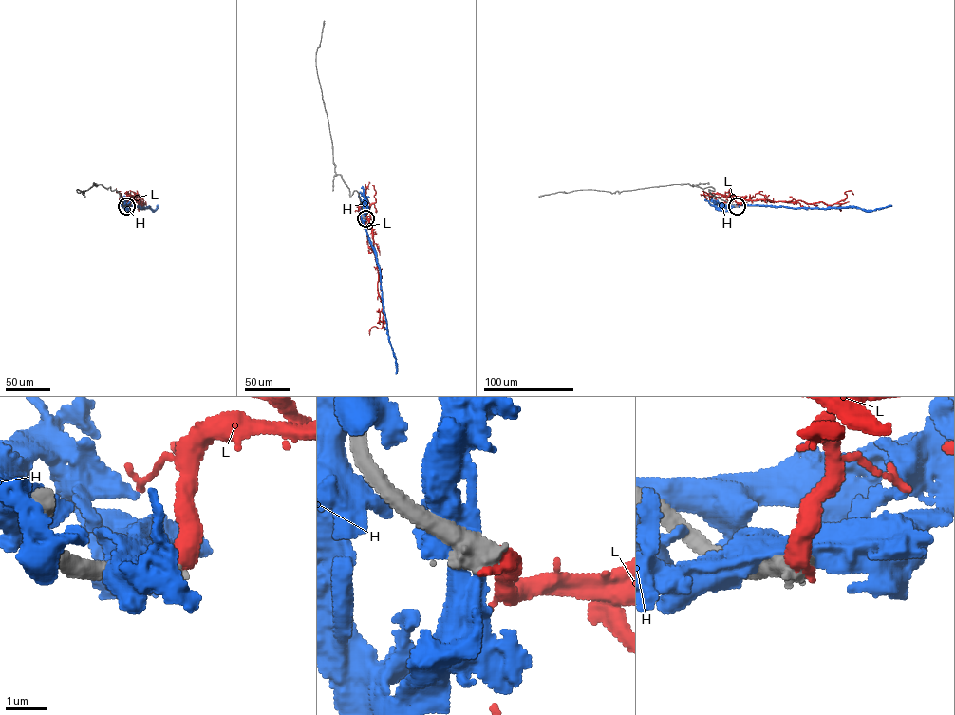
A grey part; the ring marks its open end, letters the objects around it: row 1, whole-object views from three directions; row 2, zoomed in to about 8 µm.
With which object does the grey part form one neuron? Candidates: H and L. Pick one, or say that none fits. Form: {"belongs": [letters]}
{"belongs": ["L"]}

